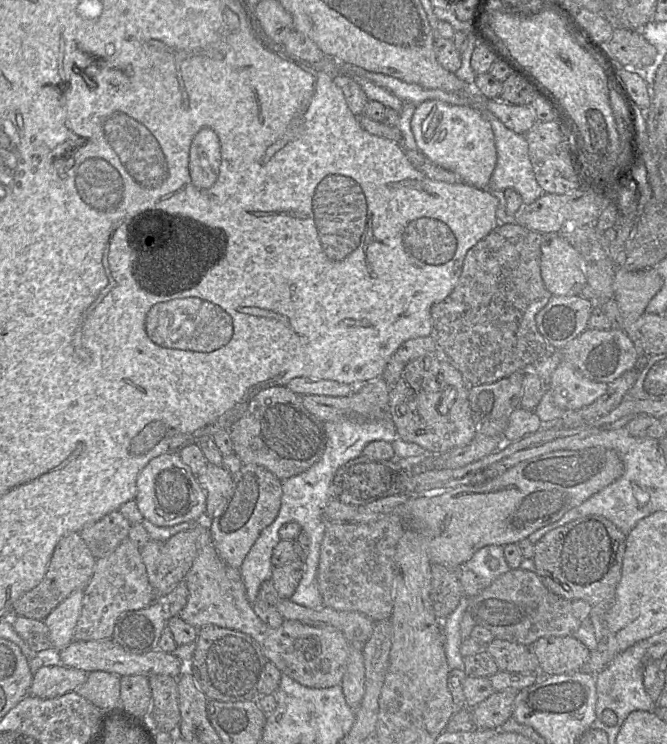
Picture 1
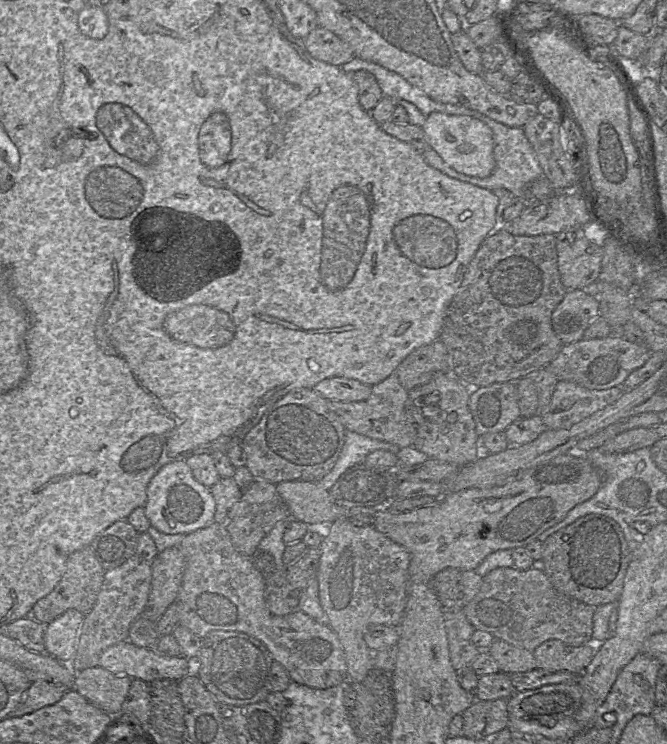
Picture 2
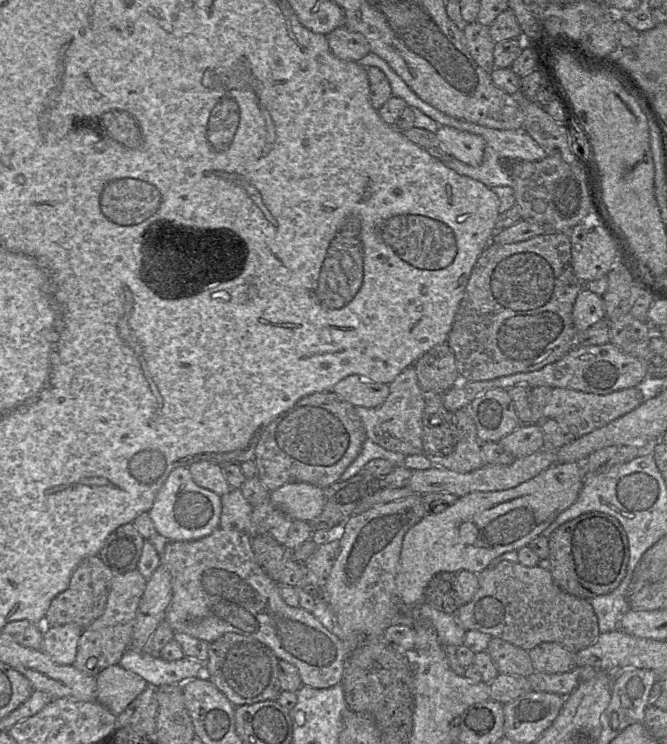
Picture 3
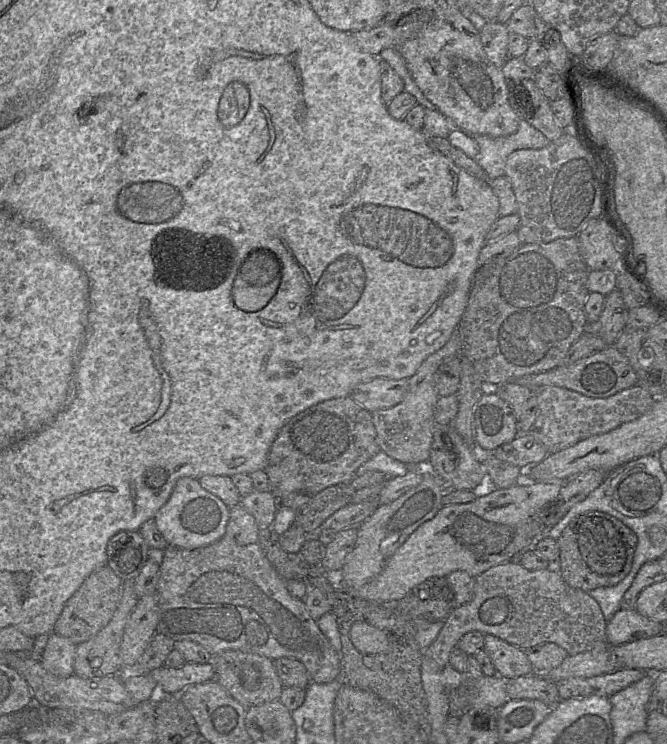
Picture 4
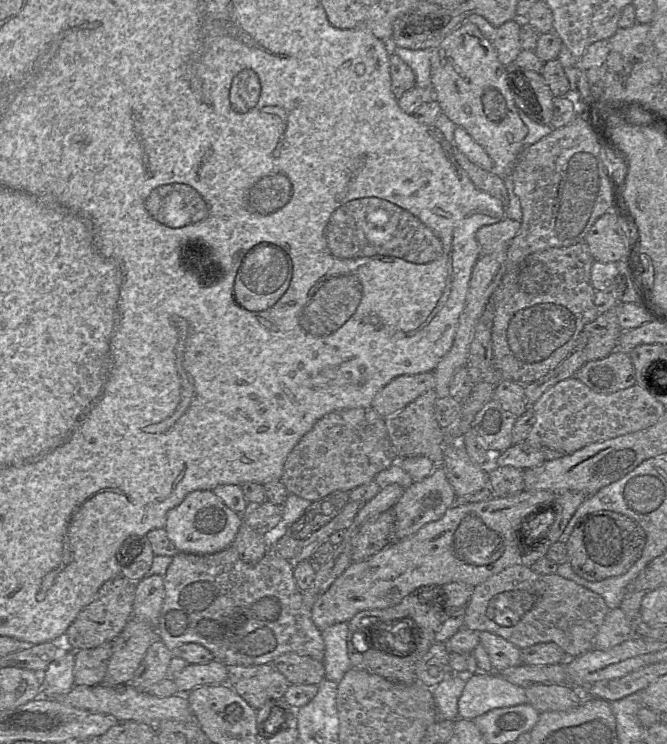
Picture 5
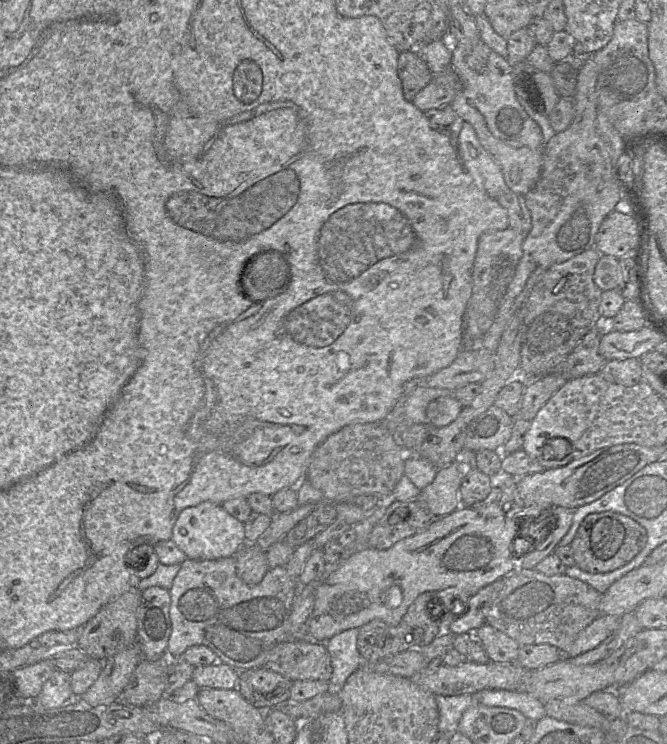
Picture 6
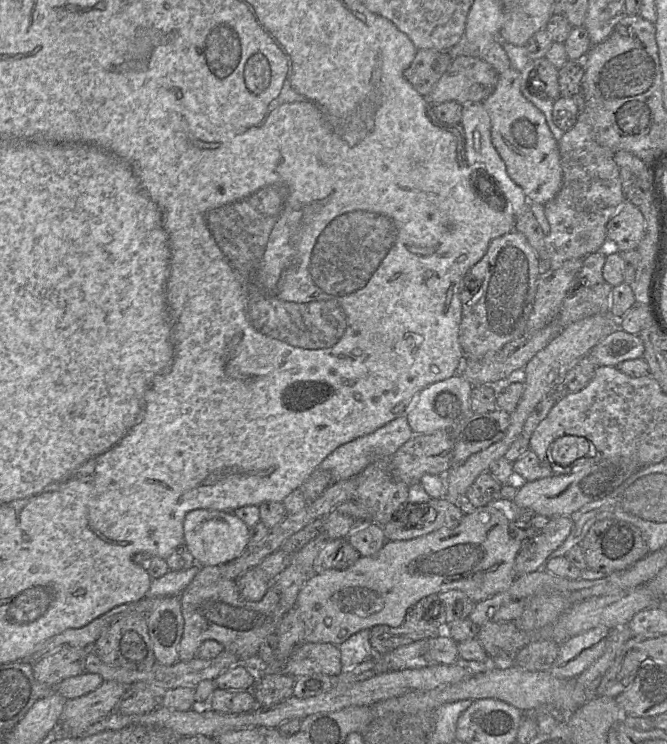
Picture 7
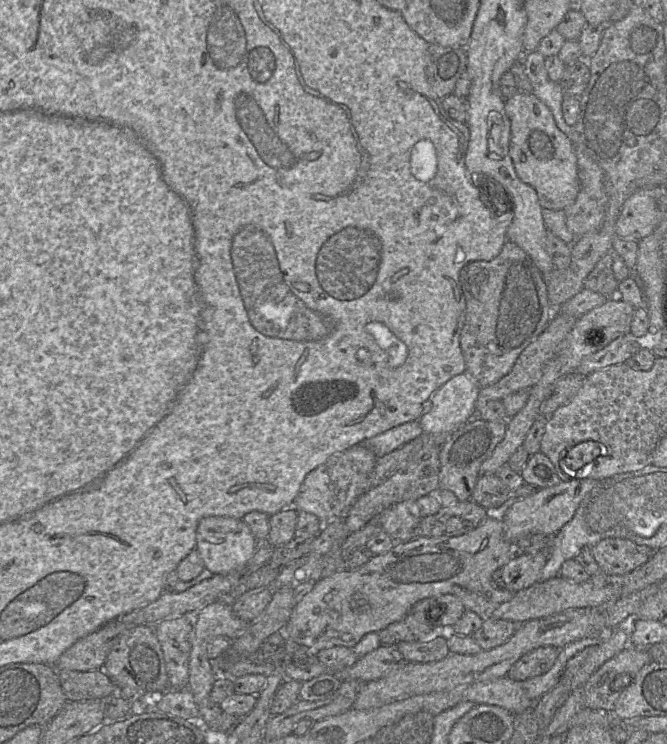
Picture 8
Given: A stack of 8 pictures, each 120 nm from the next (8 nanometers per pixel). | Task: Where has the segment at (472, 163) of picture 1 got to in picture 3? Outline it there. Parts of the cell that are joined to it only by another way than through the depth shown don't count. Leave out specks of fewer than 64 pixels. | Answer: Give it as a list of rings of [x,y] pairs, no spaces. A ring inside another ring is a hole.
[[[441,126],[435,134],[448,155],[473,167],[482,163],[486,142],[481,136],[449,126]]]

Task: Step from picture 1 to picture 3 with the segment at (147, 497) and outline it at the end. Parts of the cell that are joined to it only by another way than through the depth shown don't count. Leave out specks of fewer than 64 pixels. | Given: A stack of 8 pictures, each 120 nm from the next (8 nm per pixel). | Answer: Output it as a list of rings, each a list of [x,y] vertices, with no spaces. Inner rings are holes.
[[[177,467],[167,477],[147,513],[157,532],[169,541],[191,541],[208,536],[219,527],[221,510],[218,494],[198,486],[187,467]]]

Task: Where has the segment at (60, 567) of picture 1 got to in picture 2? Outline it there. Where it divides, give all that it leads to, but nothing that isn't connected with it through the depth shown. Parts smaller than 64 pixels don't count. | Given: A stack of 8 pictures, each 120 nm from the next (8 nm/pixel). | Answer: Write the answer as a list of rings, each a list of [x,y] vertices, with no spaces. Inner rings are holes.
[[[90,547],[73,552],[66,561],[65,572],[61,580],[48,595],[34,604],[29,616],[41,624],[47,625],[69,609],[78,610],[86,615],[96,603],[105,572]]]

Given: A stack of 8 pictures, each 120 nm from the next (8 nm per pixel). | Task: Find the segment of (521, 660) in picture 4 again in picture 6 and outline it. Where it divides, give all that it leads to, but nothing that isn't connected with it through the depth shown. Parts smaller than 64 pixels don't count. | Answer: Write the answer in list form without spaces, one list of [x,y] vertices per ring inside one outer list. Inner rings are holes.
[[[485,623],[473,635],[483,644],[491,662],[516,663],[520,645],[505,633]]]

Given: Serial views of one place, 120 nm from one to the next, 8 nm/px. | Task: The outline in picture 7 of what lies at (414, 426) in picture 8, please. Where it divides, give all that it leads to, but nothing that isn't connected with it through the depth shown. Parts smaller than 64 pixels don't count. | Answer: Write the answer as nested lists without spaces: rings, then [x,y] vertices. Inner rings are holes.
[[[406,416],[395,418],[370,434],[340,445],[317,468],[329,471],[334,483],[355,477],[371,463],[391,459],[413,435]]]

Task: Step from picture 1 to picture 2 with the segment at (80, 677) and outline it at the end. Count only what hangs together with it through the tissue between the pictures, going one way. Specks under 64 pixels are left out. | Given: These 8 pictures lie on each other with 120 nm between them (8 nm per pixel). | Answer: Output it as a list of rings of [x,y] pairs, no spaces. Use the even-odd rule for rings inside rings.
[[[38,680],[31,683],[23,701],[7,717],[21,717],[43,707],[57,703],[67,691],[64,686]]]

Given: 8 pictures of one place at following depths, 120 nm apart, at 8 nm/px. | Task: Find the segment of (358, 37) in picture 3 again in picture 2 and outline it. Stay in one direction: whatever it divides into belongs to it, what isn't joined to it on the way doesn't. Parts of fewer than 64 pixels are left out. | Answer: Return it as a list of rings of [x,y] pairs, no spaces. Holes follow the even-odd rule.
[[[322,27],[312,30],[304,39],[304,45],[313,58],[338,67],[355,57],[345,41]]]

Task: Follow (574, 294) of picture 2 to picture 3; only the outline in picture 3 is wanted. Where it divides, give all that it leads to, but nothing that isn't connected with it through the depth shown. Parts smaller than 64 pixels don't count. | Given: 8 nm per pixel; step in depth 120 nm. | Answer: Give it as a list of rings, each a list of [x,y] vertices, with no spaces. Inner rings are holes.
[[[585,288],[578,294],[572,314],[577,331],[585,331],[605,318],[603,297]]]

